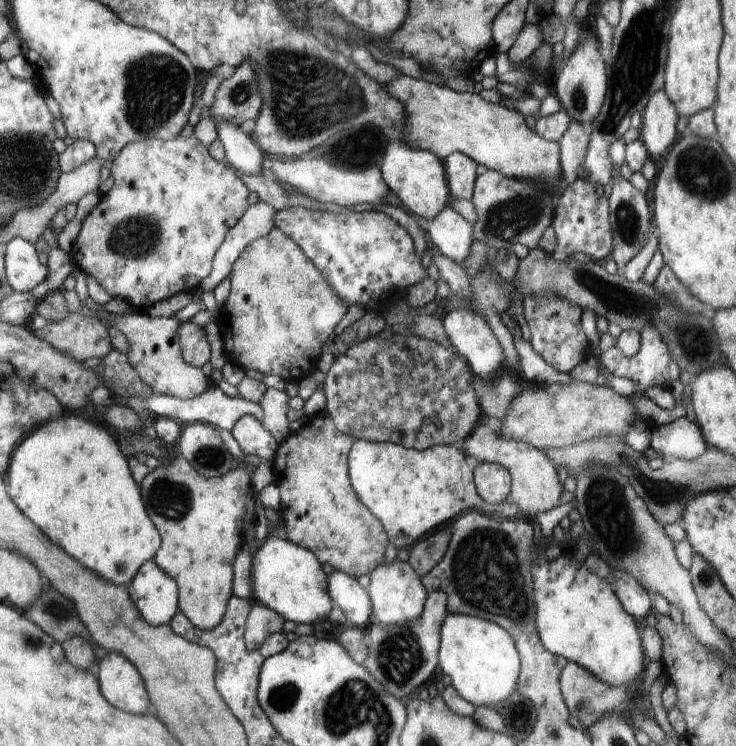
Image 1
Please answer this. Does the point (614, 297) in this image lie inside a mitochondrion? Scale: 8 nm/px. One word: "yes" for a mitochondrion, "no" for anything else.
yes

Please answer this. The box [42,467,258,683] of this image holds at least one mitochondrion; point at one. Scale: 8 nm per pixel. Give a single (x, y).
(173, 500)

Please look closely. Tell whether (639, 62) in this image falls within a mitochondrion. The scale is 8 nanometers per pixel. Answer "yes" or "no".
yes

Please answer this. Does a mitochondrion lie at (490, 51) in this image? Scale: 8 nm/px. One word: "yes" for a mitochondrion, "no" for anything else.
no

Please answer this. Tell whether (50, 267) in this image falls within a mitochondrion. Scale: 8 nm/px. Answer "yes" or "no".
no

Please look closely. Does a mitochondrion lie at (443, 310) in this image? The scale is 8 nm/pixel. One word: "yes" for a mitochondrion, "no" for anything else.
no

